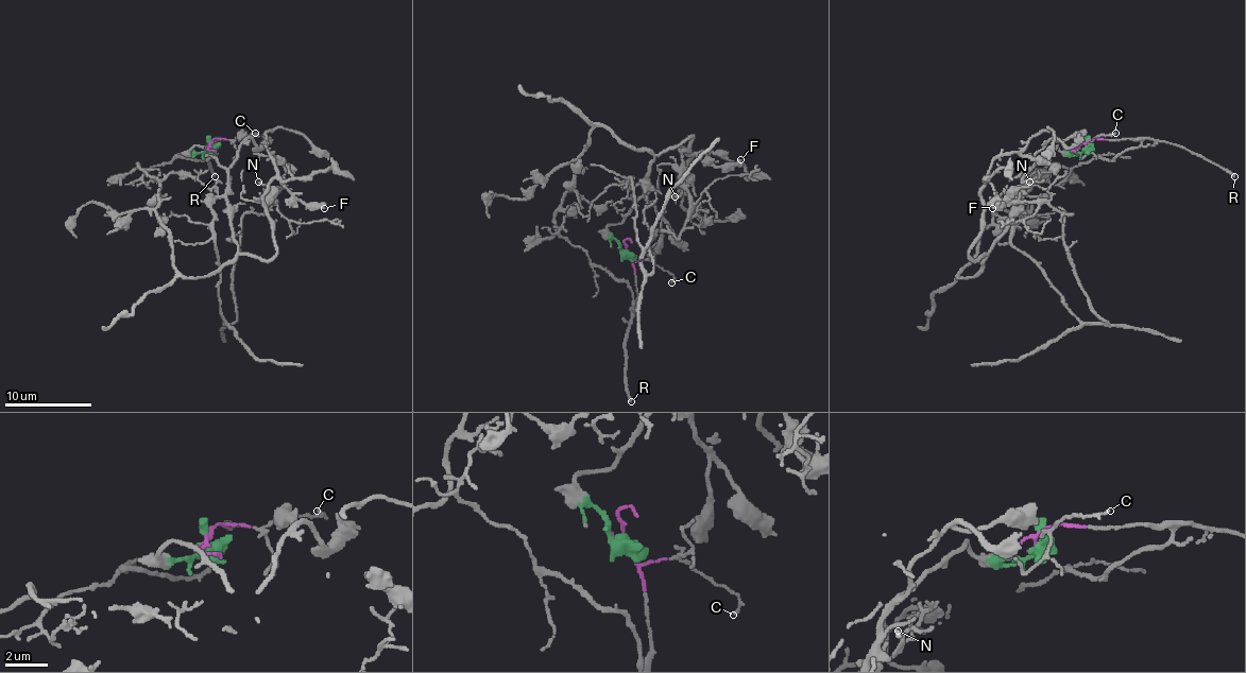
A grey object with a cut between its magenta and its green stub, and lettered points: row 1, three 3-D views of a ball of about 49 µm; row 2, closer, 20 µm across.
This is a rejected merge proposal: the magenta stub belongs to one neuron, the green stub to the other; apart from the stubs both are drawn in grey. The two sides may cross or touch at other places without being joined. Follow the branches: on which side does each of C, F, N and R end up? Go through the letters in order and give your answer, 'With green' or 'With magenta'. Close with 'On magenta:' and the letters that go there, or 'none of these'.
C: With magenta
F: With green
N: With green
R: With magenta
On magenta: C, R

